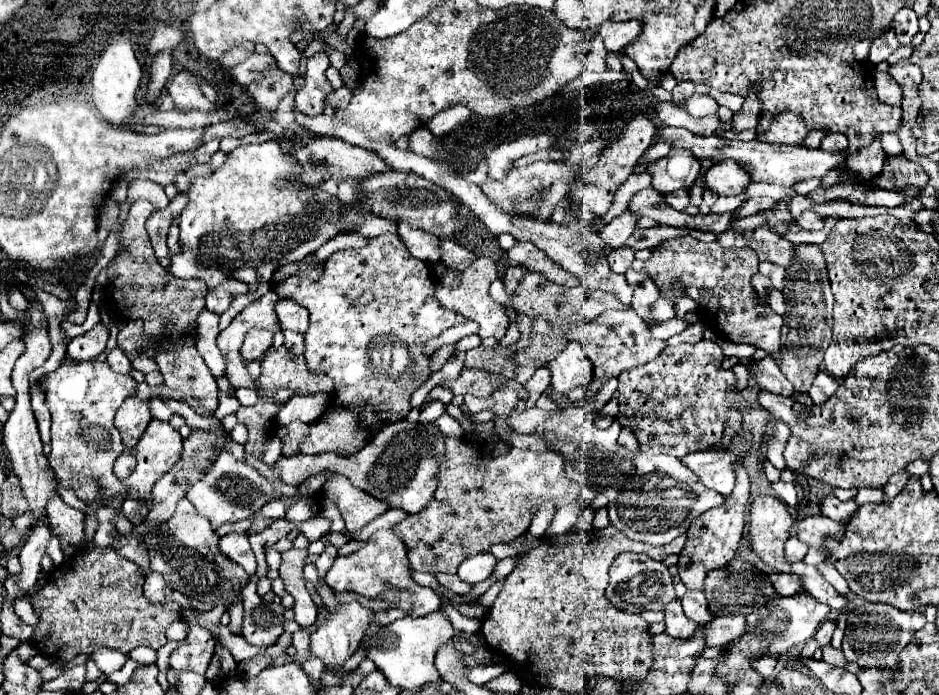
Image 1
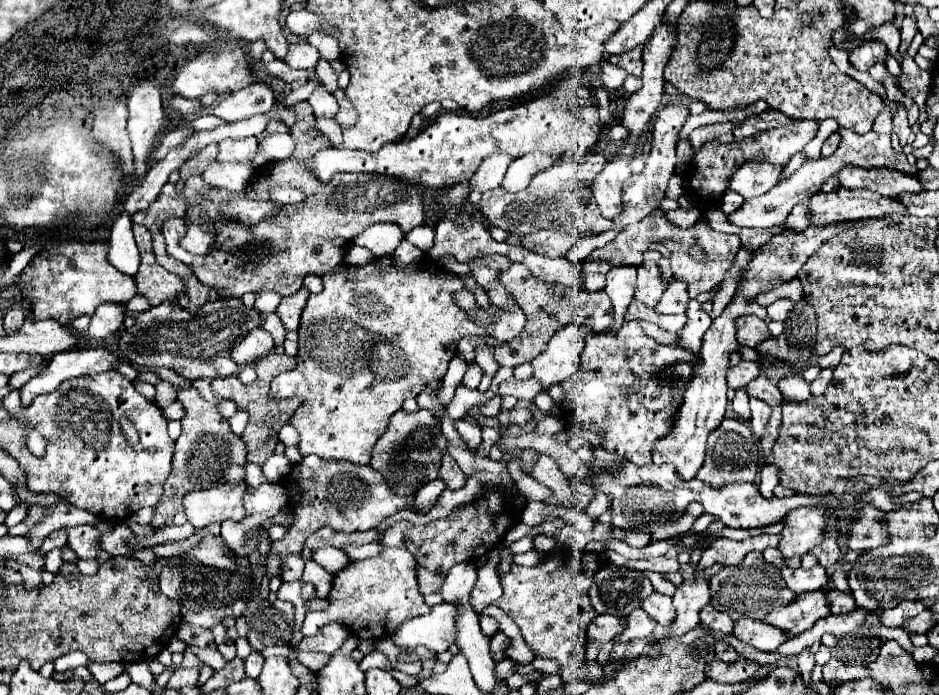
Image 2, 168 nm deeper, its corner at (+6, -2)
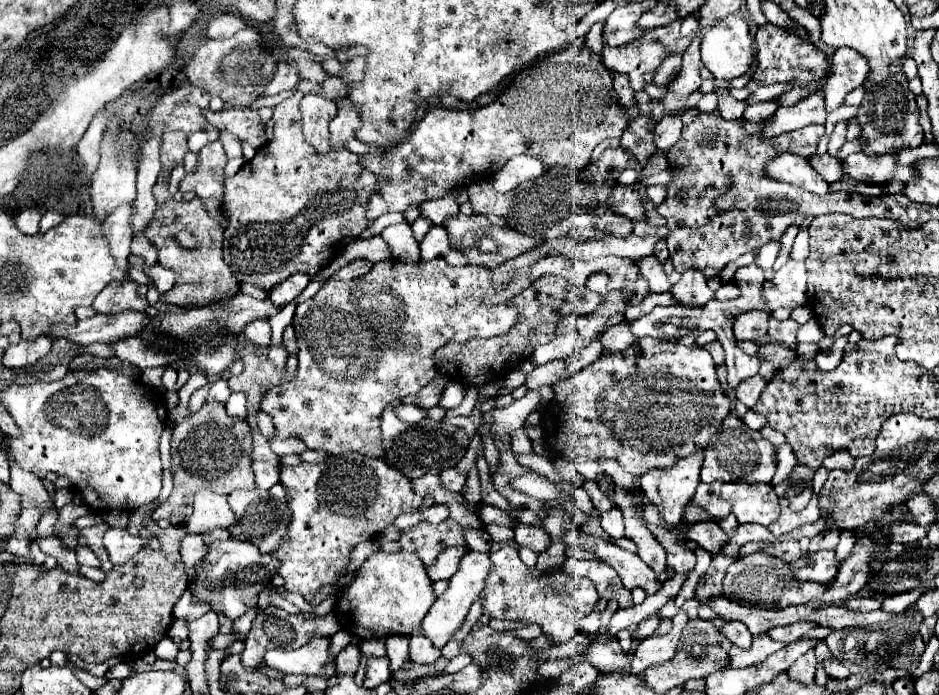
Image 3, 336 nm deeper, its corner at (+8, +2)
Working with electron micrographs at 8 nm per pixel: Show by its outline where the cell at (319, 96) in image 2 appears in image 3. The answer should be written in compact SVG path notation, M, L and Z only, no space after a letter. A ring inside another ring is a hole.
M304 95L300 103L304 135L316 151L326 151L330 143L328 123L336 117L336 103L320 95Z

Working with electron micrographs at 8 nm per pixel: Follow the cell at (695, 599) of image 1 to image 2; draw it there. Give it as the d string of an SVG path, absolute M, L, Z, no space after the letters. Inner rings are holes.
M706 605L704 611L700 611L700 623L714 631L722 631L722 633L732 633L732 629L734 629L732 617L712 609L712 605Z

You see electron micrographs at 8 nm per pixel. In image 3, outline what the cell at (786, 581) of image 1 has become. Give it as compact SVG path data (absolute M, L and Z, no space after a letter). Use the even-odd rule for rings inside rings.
M818 551L804 553L798 561L788 565L796 581L814 581L828 583L838 573L838 563L834 559L834 551Z

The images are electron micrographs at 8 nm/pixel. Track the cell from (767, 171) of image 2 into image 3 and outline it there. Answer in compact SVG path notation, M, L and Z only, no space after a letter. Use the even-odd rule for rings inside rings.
M794 153L776 155L776 159L768 161L764 175L770 181L802 187L802 189L818 193L818 195L824 195L826 187L828 187L828 183L824 179L820 179L820 175L810 167L808 159L794 155Z

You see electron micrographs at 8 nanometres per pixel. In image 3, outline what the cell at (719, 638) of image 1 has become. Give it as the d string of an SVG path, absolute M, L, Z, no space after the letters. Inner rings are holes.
M798 621L798 623L792 623L792 625L784 625L784 627L772 627L766 633L768 633L770 639L788 645L788 643L796 641L798 637L806 635L812 627L816 627L816 625L814 623L808 623L808 621Z

